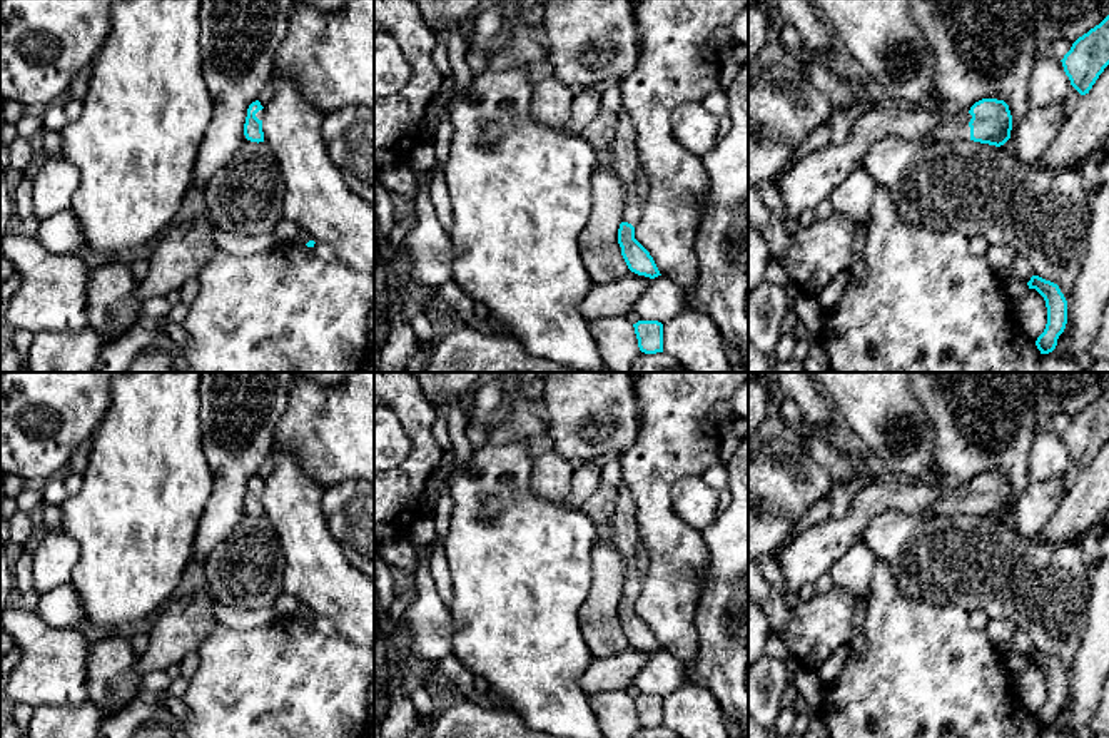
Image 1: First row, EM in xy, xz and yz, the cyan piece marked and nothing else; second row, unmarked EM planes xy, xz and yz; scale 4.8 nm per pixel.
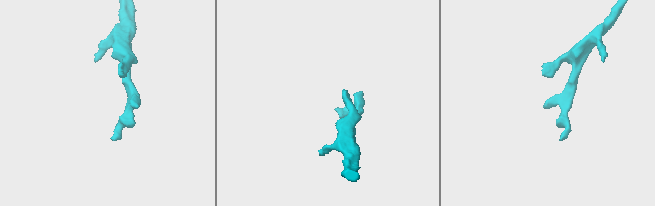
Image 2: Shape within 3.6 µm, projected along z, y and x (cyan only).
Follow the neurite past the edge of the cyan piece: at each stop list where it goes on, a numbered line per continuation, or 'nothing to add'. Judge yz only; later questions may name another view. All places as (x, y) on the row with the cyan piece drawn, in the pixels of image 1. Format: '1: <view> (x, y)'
1: yz (812, 179)

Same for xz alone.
1: xz (627, 166)

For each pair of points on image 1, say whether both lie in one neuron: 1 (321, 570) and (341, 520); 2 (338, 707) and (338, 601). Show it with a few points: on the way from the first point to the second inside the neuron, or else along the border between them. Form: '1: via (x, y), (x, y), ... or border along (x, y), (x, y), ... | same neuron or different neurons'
1: border along (319, 501), (328, 530), (356, 570) | different neurons
2: border along (334, 631), (348, 636), (356, 645) | different neurons

